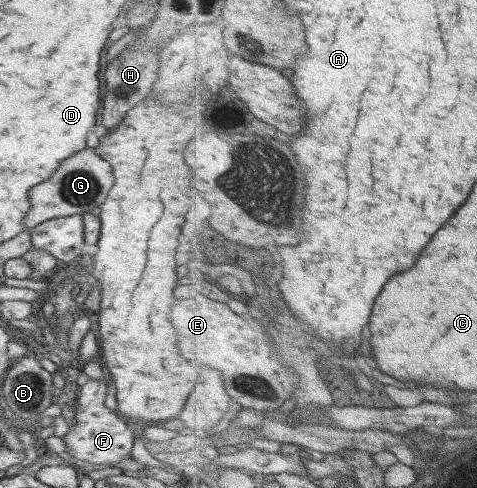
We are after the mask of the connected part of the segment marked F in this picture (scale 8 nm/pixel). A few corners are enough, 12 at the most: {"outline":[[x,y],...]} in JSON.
{"outline":[[105,382],[76,397],[65,451],[98,467],[130,456],[134,436],[103,404]]}

